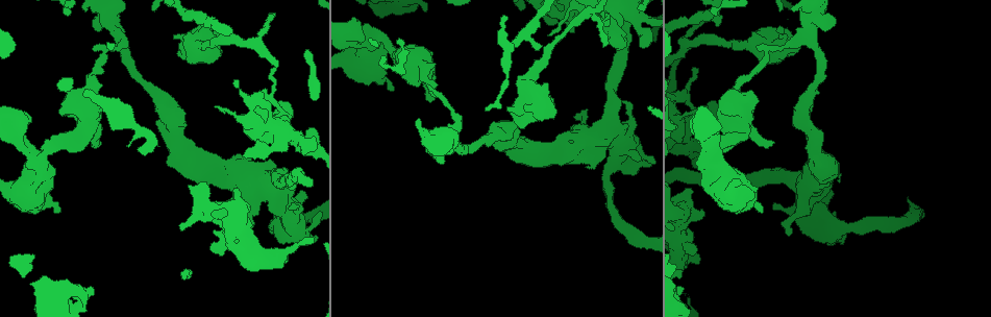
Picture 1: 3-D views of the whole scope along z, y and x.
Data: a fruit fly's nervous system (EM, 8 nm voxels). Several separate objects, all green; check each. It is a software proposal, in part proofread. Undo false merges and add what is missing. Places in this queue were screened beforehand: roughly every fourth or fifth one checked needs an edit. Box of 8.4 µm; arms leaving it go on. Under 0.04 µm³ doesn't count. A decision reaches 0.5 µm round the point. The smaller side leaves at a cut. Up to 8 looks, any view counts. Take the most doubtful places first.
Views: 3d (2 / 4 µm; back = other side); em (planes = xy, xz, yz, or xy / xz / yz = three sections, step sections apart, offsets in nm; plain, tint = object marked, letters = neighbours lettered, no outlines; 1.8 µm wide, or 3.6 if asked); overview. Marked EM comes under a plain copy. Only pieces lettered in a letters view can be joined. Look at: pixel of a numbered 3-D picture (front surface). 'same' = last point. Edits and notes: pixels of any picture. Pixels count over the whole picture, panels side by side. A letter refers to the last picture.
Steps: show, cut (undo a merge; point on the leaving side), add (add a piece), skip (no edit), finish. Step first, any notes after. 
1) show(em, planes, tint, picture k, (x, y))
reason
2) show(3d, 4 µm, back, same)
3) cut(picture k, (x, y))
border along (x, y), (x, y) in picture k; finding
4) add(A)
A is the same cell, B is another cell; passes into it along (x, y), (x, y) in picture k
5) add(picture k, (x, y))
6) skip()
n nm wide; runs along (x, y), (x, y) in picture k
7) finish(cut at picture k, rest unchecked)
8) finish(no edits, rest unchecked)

show(3d, 4 µm, picture 1, (695, 147))
thick turns thin

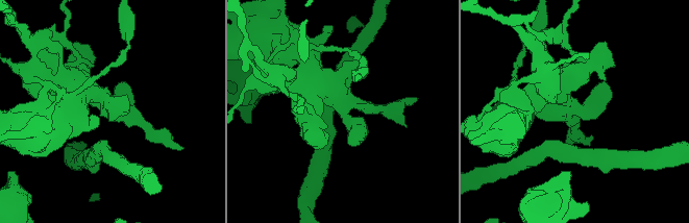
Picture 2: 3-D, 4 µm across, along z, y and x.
show(em, yz, step 8, letters, picture 2, (346, 105))

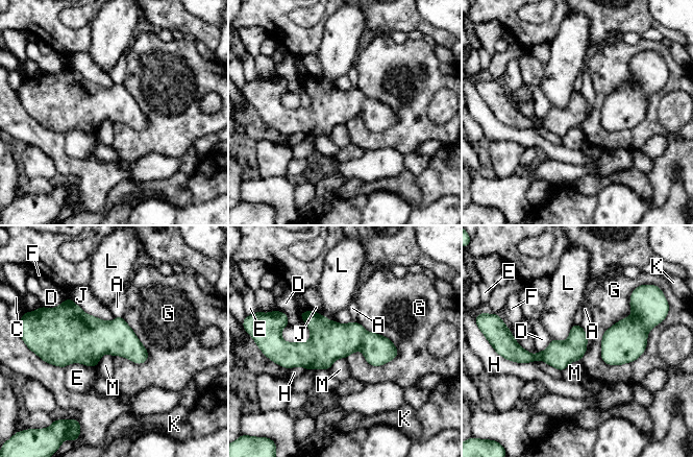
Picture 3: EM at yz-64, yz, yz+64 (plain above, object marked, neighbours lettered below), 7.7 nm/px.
show(em, planes, letters, same)

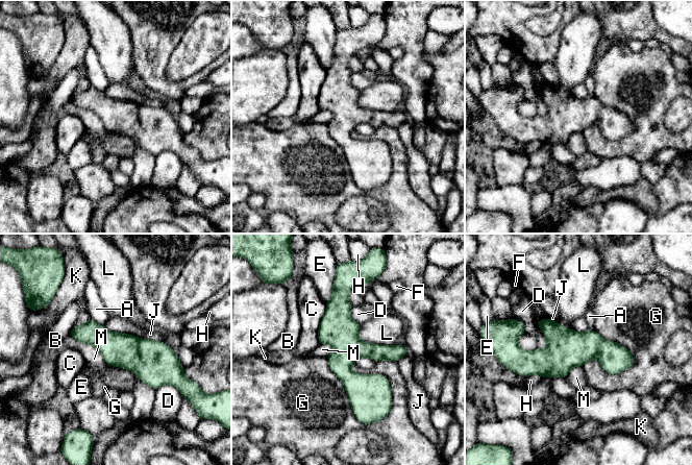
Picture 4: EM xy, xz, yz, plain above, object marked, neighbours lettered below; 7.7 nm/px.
skip()
M touches over 550 nm; A, B, C, D, E, F, G, H, J, K, L and M are other cells; one neuron here

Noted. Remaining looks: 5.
show(3d, 4 µm, picture 1, (42, 160))
calibre changes

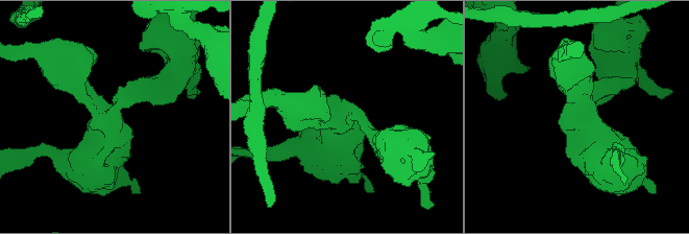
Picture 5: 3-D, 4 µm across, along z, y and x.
show(em, 3.6 µm, yz, step 16, tint, picture 5, (581, 116))

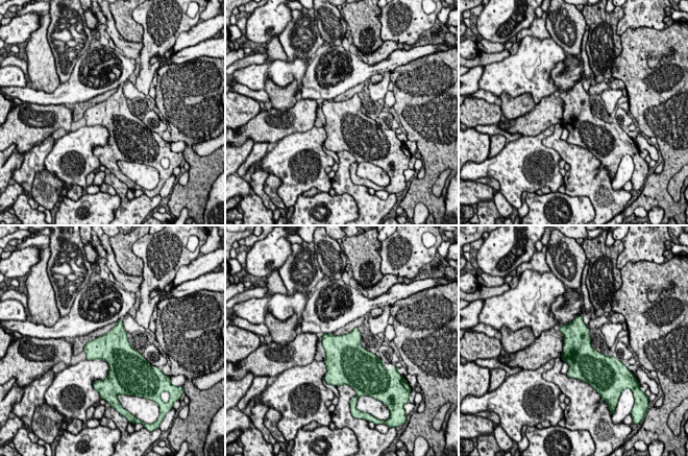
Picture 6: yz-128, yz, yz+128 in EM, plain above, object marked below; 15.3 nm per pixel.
show(em, 3.6 µm, planes, letters, same)
cut it another way

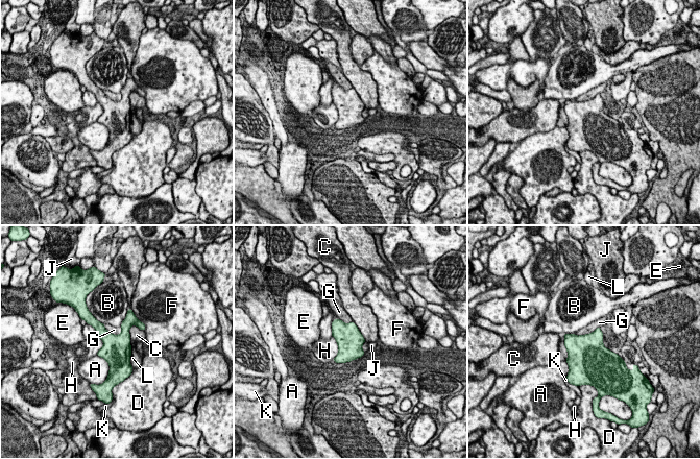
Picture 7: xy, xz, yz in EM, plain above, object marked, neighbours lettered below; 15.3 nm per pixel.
skip()
400 nm wide; A, B, C, D, E, F, G, H, J, K and L are other cells; border along (335, 318), (351, 322) in picture 7; all the same neuron

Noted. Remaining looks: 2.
show(em, planes, letters, picture 1, (425, 63))
a fork

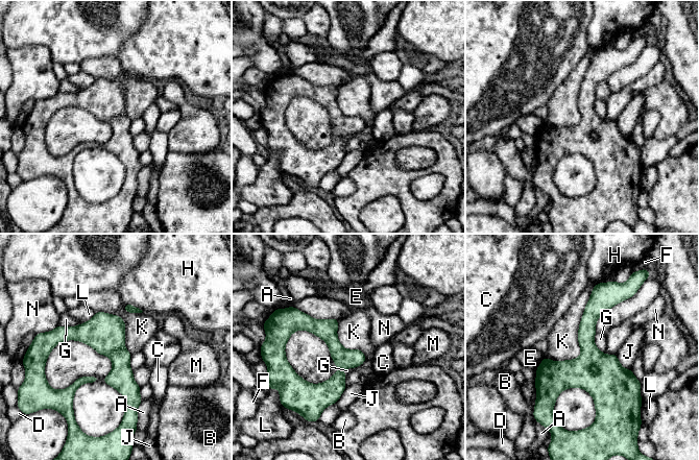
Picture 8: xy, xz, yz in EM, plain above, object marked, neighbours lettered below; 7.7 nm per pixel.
skip()
A, B, C, D, E, F, G, H, J, K, L, M and N are other cells; border along (594, 287), (580, 354), (545, 357) in picture 8; all the same neuron

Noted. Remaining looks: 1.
finish(no edits, rest unchecked)

